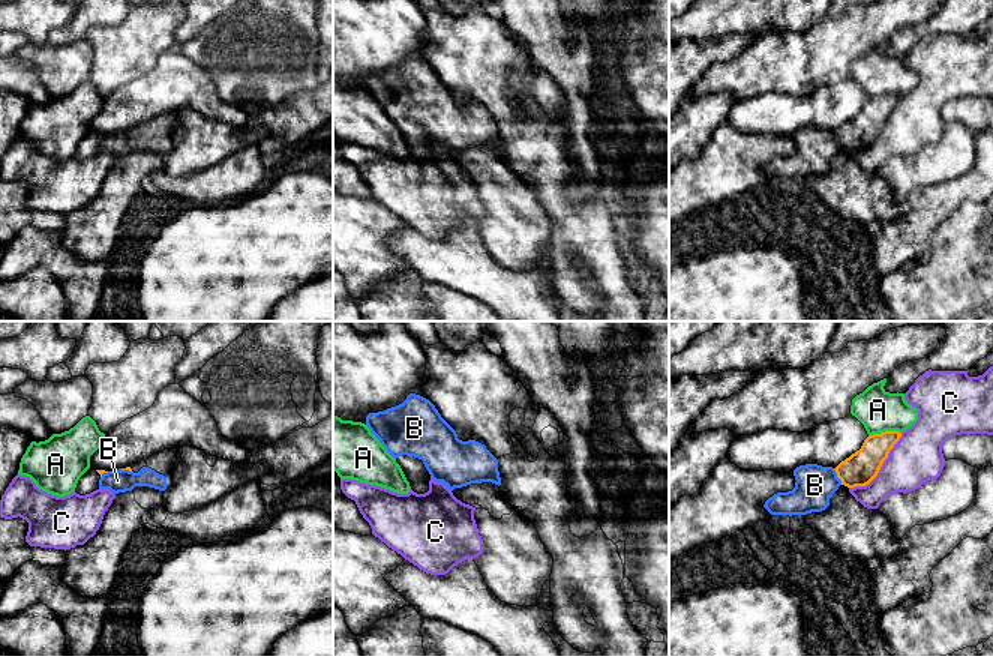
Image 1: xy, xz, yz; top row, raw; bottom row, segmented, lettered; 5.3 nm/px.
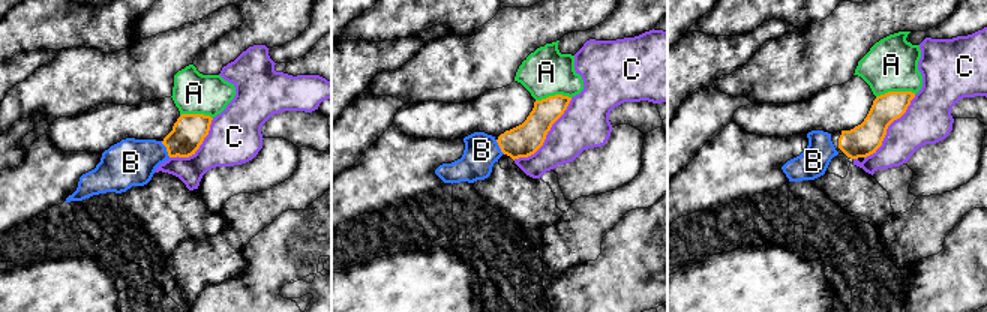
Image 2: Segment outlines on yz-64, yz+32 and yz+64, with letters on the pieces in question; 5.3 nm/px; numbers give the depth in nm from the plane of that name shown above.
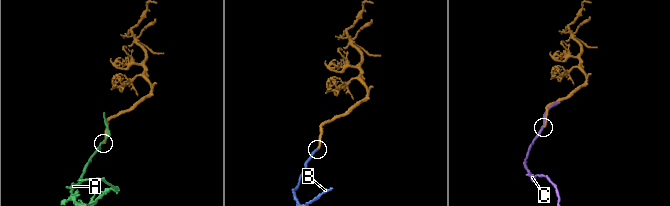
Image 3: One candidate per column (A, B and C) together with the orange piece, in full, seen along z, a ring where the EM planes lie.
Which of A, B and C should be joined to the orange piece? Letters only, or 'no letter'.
B

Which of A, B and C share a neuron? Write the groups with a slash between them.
A / B / C

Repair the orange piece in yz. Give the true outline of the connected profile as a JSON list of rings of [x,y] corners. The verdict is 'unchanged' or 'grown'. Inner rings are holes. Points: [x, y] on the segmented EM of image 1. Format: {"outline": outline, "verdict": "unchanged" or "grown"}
{"outline": [[[885,431],[868,435],[861,449],[842,461],[836,468],[818,464],[800,465],[794,470],[795,488],[770,497],[764,507],[771,515],[807,515],[822,512],[840,485],[848,488],[866,486],[879,473],[890,450],[902,432]]], "verdict": "grown"}

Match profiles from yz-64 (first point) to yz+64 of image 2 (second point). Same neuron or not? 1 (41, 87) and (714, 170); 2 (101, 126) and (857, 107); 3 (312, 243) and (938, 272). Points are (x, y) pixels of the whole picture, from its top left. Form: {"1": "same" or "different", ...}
{"1": "different", "2": "same", "3": "same"}

